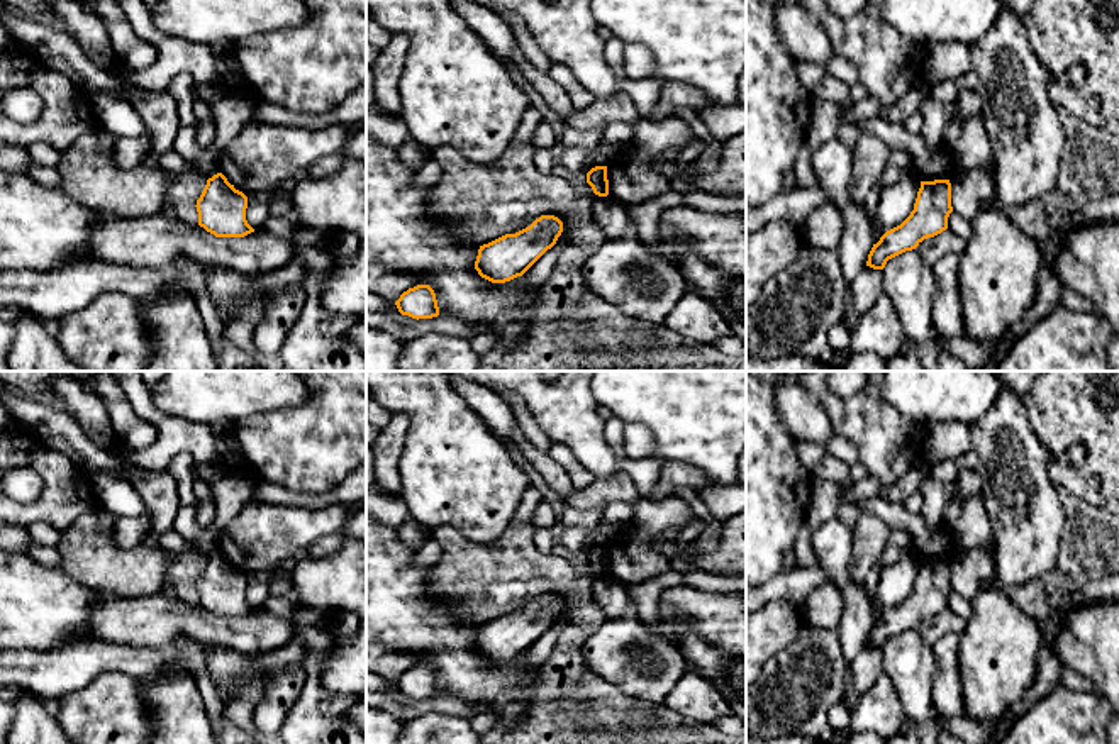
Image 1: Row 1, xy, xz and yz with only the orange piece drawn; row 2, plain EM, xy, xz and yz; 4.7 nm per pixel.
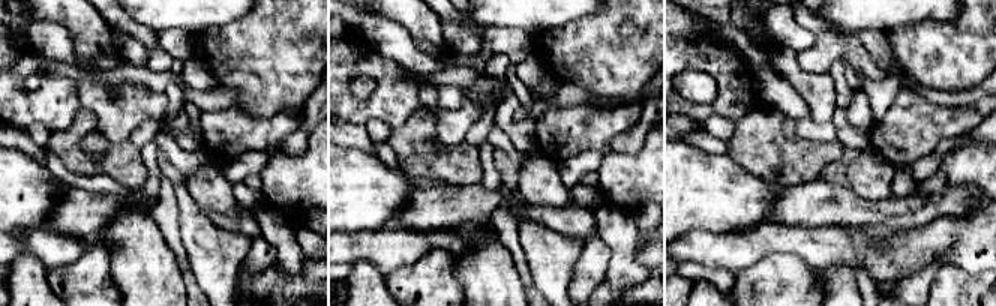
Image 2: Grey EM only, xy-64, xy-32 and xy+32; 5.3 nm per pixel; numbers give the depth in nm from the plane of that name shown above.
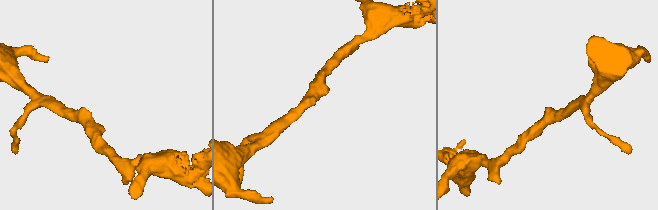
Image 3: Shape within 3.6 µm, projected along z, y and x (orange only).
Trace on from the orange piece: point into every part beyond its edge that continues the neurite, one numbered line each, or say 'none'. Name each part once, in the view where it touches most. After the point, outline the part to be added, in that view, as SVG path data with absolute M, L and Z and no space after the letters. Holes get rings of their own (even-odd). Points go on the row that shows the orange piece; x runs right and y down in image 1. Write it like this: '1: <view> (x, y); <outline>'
none

